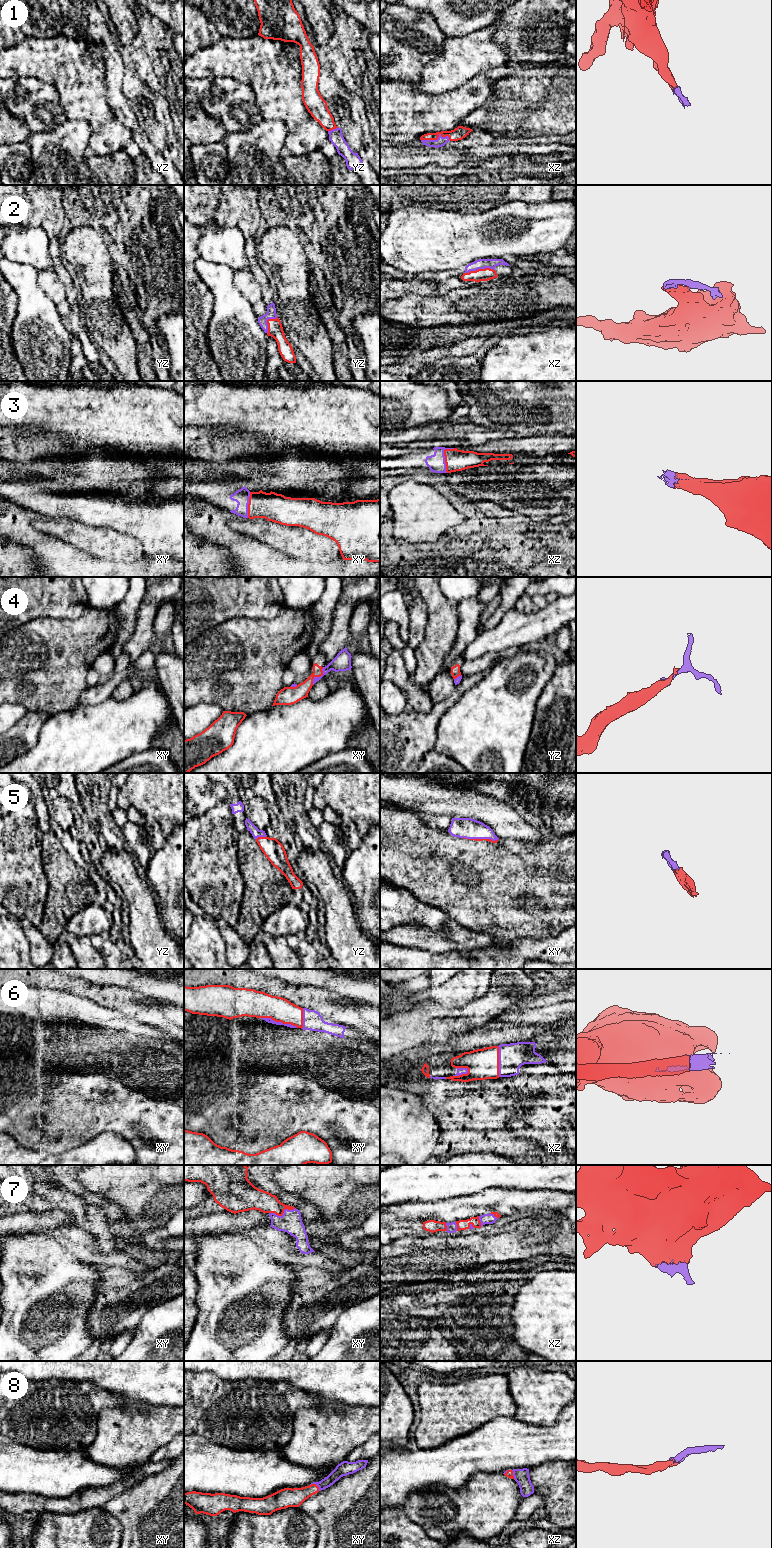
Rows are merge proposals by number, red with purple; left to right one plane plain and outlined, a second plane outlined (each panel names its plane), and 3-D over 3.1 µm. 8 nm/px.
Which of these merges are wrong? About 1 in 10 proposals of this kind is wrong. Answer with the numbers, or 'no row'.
no row

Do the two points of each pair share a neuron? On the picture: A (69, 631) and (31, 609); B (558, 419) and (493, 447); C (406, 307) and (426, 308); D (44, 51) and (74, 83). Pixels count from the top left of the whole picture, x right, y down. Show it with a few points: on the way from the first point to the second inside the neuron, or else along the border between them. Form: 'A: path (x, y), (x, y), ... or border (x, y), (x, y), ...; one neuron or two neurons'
A: border (67, 618), (37, 617), (22, 625); two neurons
B: border (521, 435), (545, 436); two neurons
C: path (411, 308), (421, 308); one neuron
D: path (55, 51), (74, 69), (74, 72); one neuron

